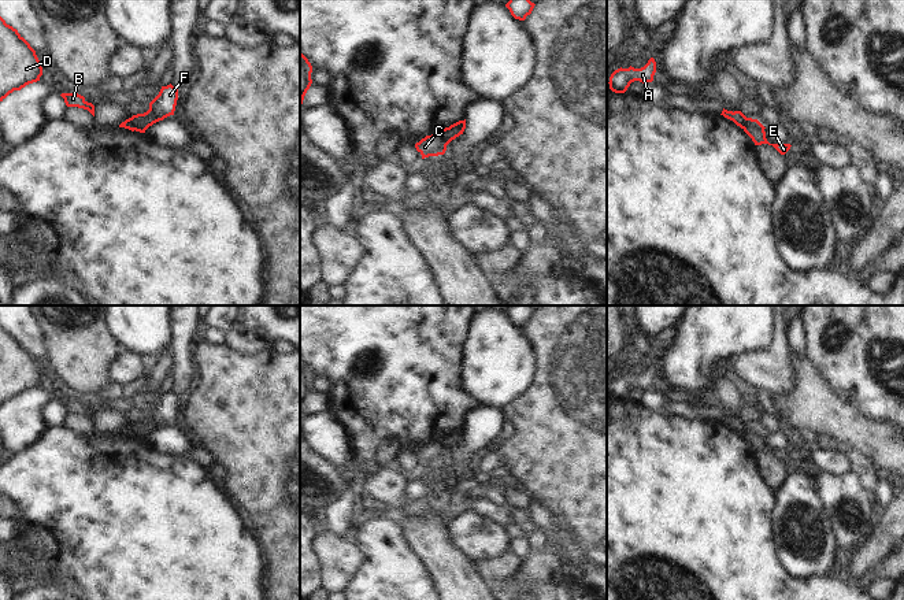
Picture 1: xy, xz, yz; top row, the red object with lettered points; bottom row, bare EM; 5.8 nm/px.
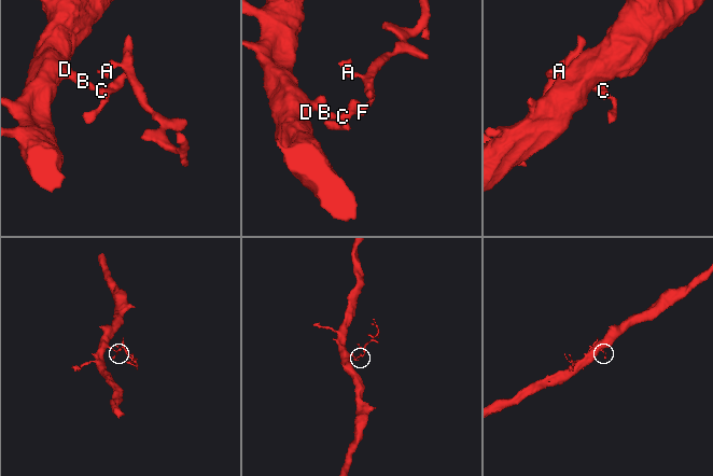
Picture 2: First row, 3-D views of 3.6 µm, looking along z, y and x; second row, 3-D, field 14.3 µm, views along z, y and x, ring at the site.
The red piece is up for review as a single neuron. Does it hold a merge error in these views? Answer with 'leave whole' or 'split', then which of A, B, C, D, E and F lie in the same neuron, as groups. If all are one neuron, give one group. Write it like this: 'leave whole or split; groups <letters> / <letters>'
split; groups A F / B C D E

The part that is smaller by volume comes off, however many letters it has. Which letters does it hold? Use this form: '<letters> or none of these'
A, F

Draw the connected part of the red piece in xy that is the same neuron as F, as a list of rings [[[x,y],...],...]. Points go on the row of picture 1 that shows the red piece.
[[[171,84],[162,86],[159,95],[149,103],[149,110],[130,118],[136,132],[145,133],[153,123],[174,115],[178,100],[178,89]]]

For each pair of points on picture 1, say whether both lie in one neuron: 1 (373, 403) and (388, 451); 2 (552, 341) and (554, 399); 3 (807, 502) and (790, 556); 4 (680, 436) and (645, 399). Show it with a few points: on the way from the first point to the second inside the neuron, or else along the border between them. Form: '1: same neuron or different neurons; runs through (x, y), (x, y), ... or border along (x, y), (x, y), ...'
1: different neurons; border along (402, 443), (395, 437), (386, 439), (373, 458)
2: same neuron; runs through (554, 355), (554, 385)
3: same neuron; runs through (800, 514), (800, 543)
4: different neurons; border along (626, 399), (659, 411)

